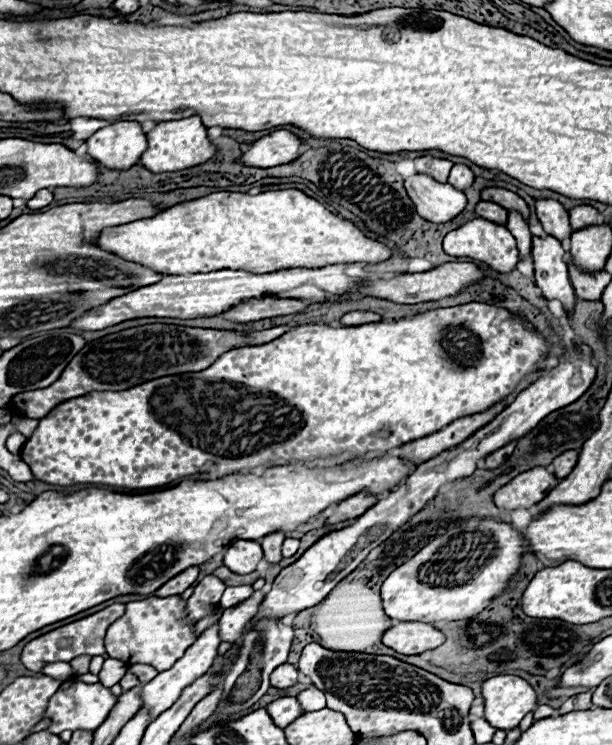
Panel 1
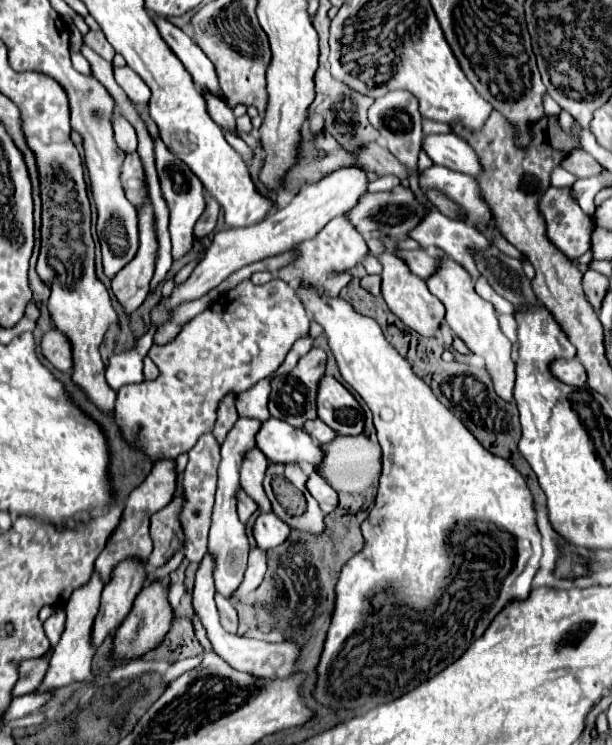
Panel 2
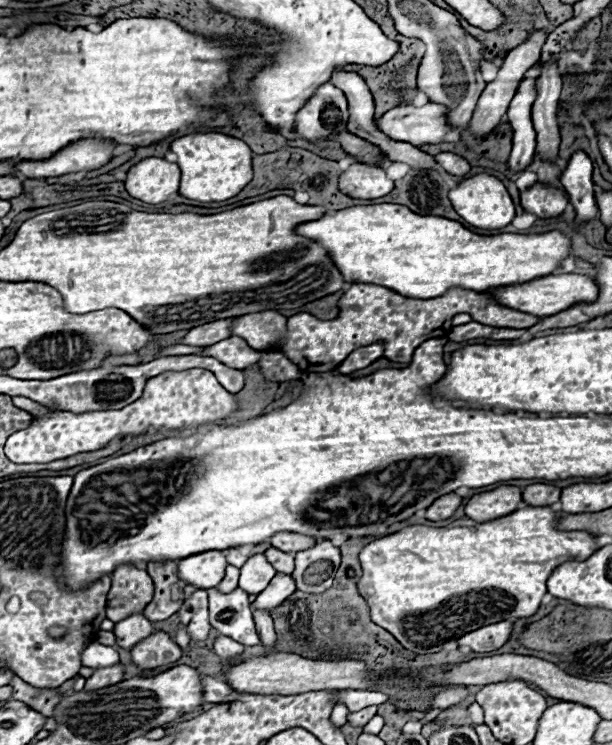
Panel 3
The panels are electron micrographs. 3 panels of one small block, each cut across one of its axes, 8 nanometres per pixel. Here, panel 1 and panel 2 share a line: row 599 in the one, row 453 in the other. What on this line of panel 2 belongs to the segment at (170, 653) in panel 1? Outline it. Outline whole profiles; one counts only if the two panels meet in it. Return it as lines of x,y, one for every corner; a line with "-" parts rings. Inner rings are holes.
250,280
240,282
234,290
220,296
210,308
186,322
178,336
164,344
152,346
152,360
160,368
160,376
150,382
122,386
116,396
116,424
124,432
126,440
142,448
152,460
160,456
180,456
188,452
204,432
210,432
216,420
216,408
224,394
244,392
258,380
270,376
286,358
298,338
308,336
310,318
304,306
296,298
296,292
284,280
270,280
264,286
256,286

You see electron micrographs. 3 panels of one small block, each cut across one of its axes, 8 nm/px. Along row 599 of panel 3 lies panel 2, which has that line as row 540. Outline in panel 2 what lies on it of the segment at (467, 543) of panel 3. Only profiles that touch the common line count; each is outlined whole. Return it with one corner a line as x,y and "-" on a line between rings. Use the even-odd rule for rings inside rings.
300,282
296,286
296,296
300,298
300,302
304,304
304,308
312,314
314,322
318,322
324,328
324,334
328,338
328,346
338,362
340,374
342,378
364,398
364,402
370,406
372,414
374,414
374,426
378,430
378,442
382,446
382,474
380,474
380,486
378,486
378,496
376,496
376,504
370,512
370,516
364,520
362,524
362,536
364,536
364,548
352,556
338,578
336,584
336,600
334,600
334,612
332,612
332,622
324,640
324,648
316,666
316,686
312,690
312,696
316,698
316,702
328,706
328,708
348,708
354,710
356,714
368,712
374,706
380,706
384,702
392,702
396,698
400,698
402,694
410,692
412,688
420,686
424,680
436,676
438,672
442,672
448,664
452,664
454,660
458,660
466,648
478,640
486,628
490,626
490,622
506,608
506,604
518,600
526,600
530,596
532,590
532,578
540,568
540,558
542,558
542,534
538,530
538,520
536,520
536,510
534,510
534,496
528,490
522,474
516,470
516,466
502,458
496,456
492,452
488,452
476,438
474,434
462,424
462,420
450,410
446,408
438,396
432,392
432,388
420,380
410,362
398,354
398,350
386,340
380,324
376,324
374,318
360,314
348,300
340,298
340,296
328,296
322,286
312,286
306,282

